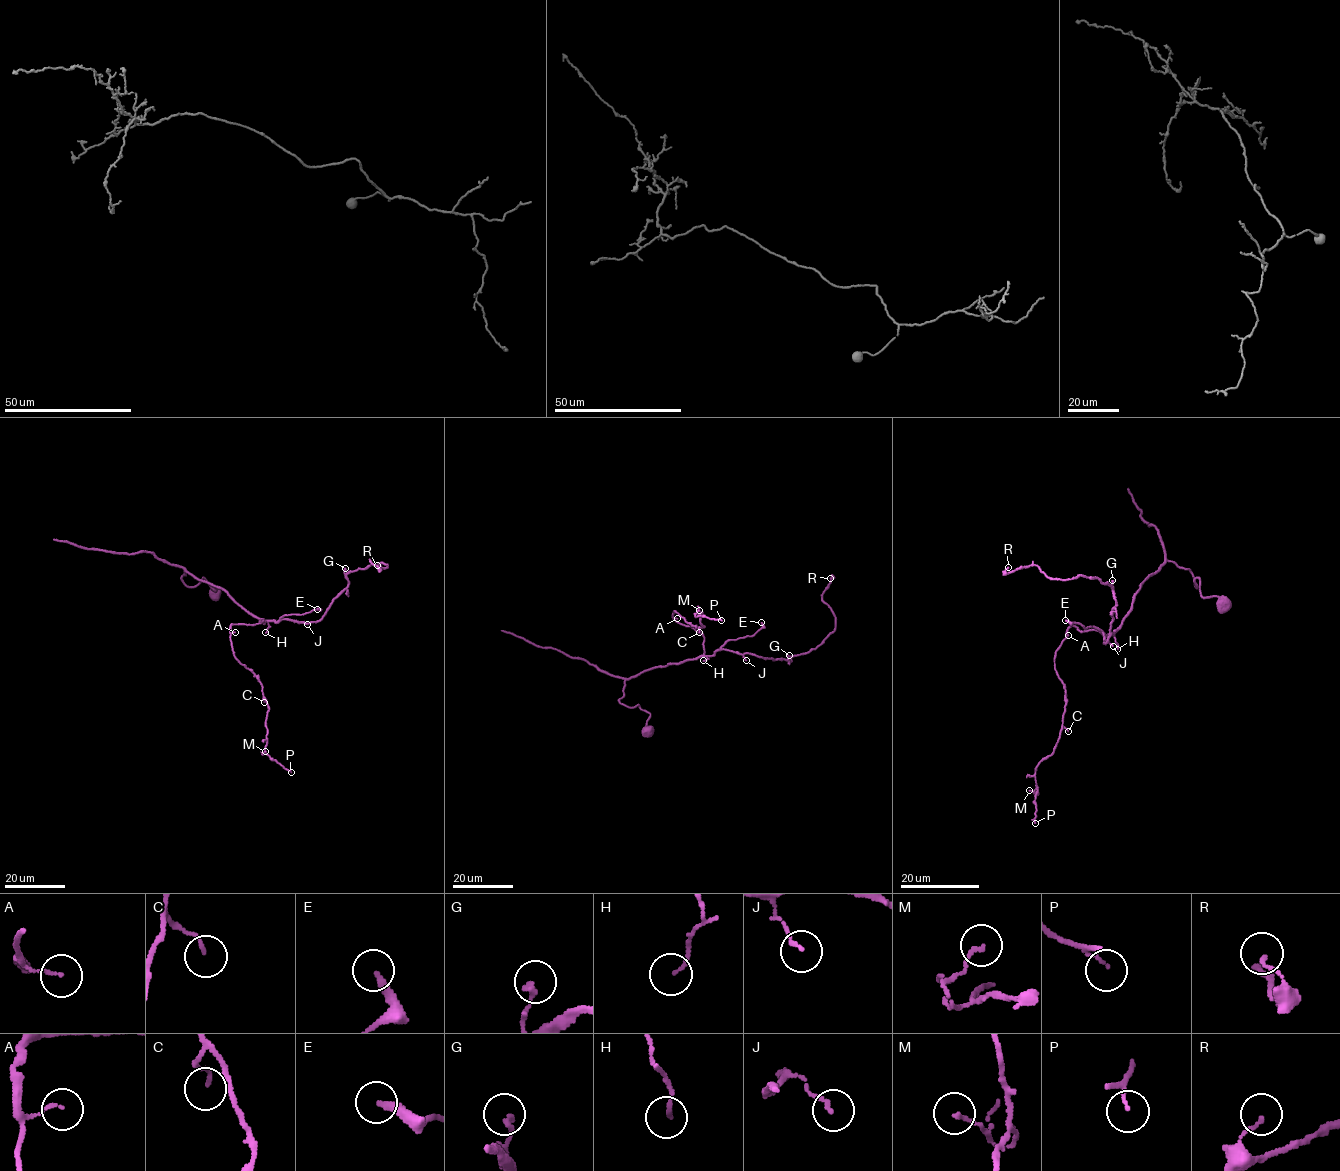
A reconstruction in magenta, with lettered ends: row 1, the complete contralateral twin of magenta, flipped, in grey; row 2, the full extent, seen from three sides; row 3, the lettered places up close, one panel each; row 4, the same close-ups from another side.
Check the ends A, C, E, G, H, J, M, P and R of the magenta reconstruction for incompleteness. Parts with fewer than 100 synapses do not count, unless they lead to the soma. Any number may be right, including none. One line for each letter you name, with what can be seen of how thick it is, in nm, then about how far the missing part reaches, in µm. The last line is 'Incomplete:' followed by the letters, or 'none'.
Incomplete: none

